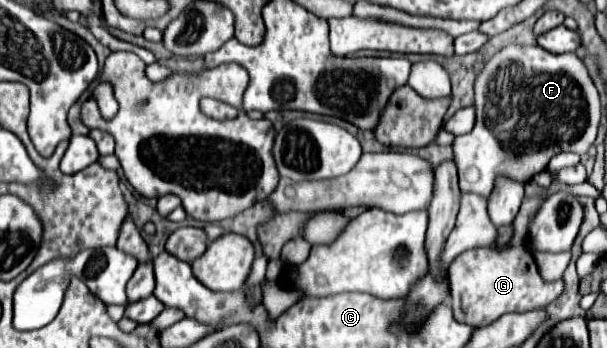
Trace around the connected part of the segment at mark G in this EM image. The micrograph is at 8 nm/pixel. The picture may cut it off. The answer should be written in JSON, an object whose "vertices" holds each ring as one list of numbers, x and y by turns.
{"vertices":[[523,199,519,215,515,217,515,235,511,239,511,247,507,251,491,251,491,249,469,249,461,253,449,267,450,295,455,319,467,323,471,327,483,327,493,323,505,313,513,311,531,311,535,307,545,307,553,303,565,289,565,281,545,281,531,259,529,249,525,247,525,231,527,219,531,219,531,211,539,207,543,199]]}

